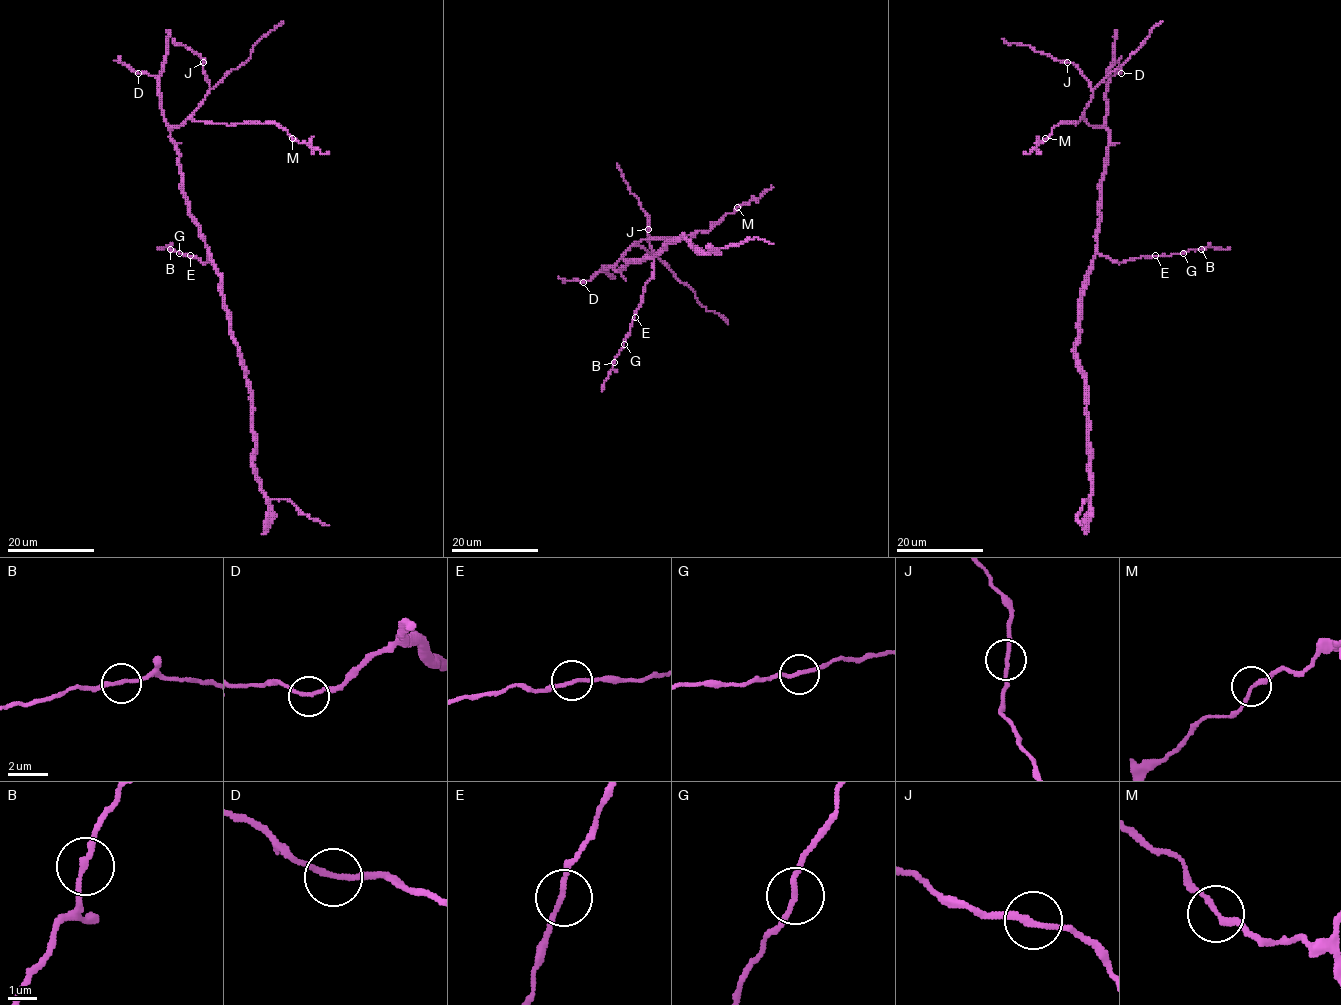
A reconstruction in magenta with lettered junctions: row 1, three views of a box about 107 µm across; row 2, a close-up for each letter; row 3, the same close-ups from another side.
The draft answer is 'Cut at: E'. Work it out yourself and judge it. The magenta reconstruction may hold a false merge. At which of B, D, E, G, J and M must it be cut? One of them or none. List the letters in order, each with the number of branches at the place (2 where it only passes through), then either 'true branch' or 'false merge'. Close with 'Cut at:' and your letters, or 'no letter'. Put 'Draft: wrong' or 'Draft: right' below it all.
B: 2 | true branch
D: 2 | true branch
E: 2 | true branch
G: 2 | true branch
J: 2 | true branch
M: 2 | true branch
Cut at: no letter
Draft: wrong

